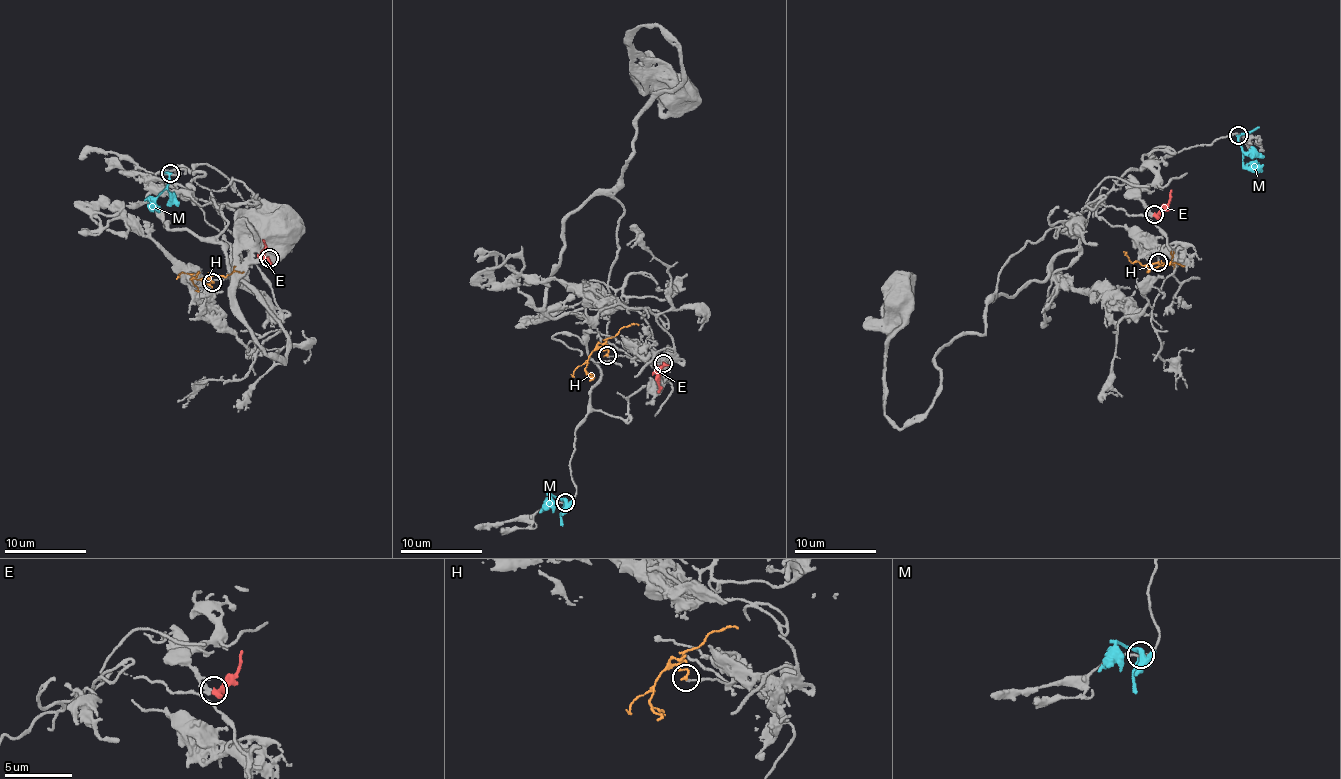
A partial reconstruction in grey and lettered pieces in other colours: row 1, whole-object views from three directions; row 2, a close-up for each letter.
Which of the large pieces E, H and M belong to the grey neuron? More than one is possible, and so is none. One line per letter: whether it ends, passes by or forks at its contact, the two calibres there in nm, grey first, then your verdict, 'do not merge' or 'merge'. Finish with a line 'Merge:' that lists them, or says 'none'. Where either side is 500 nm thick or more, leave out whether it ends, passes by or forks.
E: calibres 280 and 500 nm; merge
H: it ends; calibres 160 and 180 nm; do not merge
M: it passes by; calibres 190 and 200 nm; do not merge
Merge: E

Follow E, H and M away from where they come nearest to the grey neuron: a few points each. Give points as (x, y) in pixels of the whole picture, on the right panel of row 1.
E: (1154, 214), (1167, 202), (1171, 189)
H: (1157, 262), (1149, 266), (1176, 263), (1184, 266)
M: (1238, 136), (1246, 165), (1261, 164)

